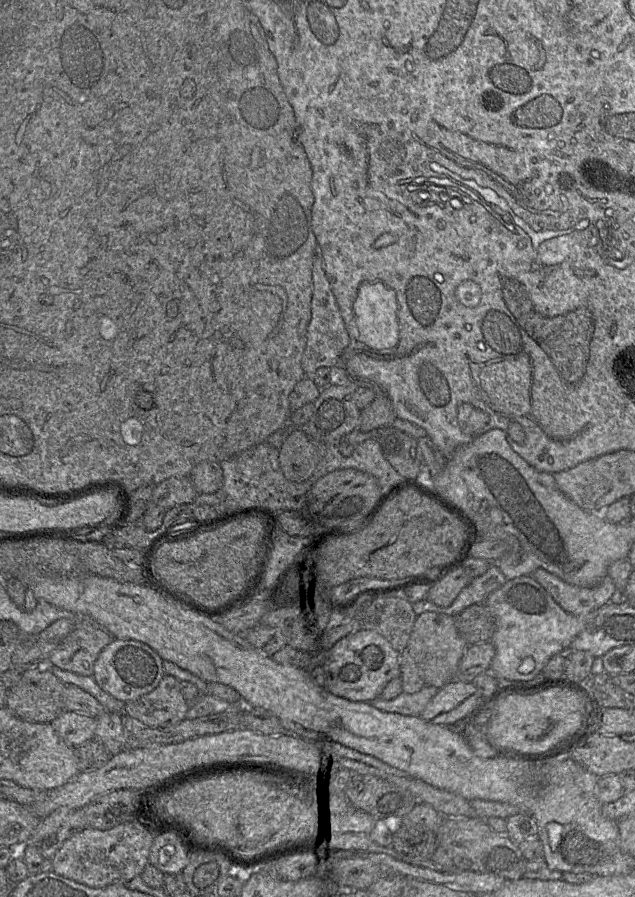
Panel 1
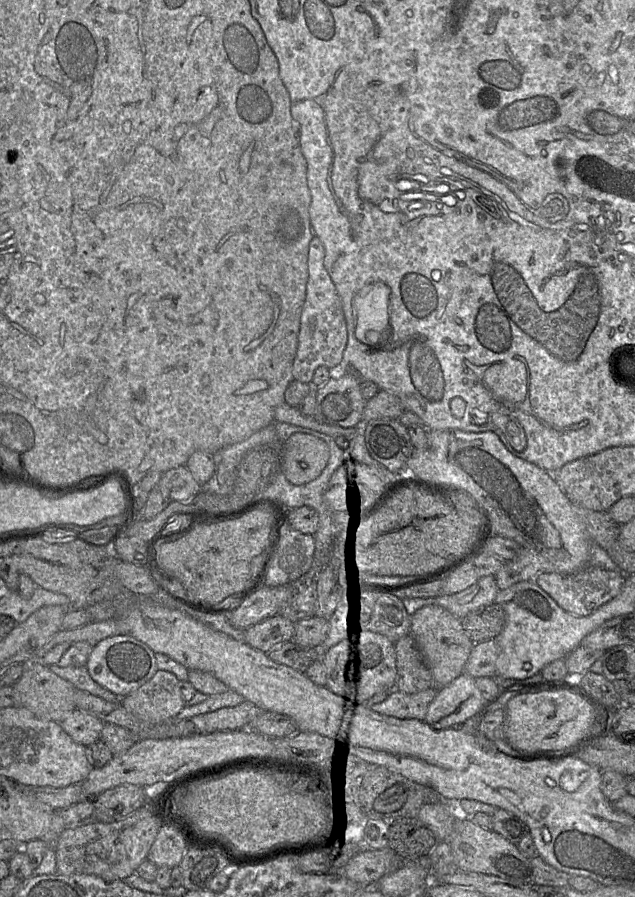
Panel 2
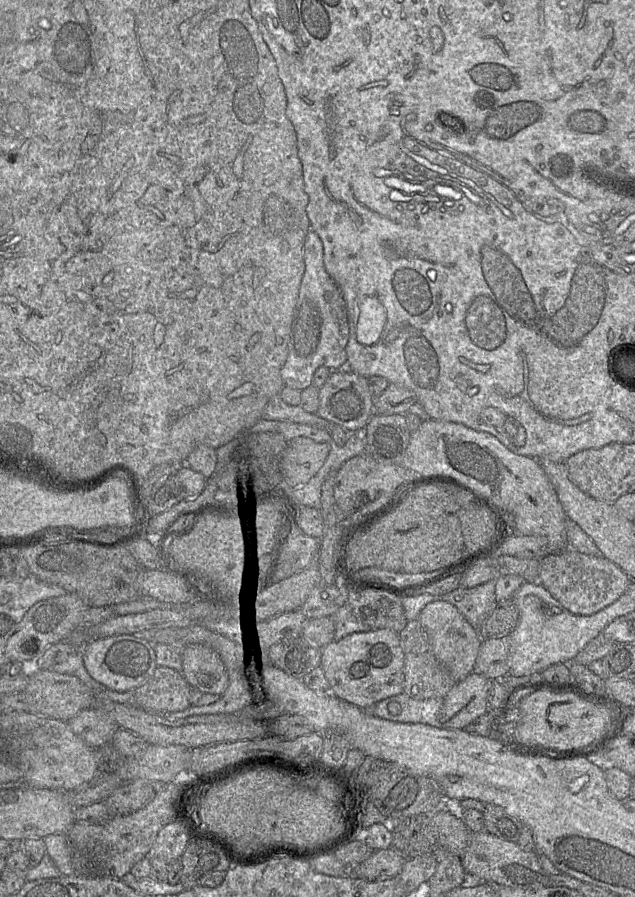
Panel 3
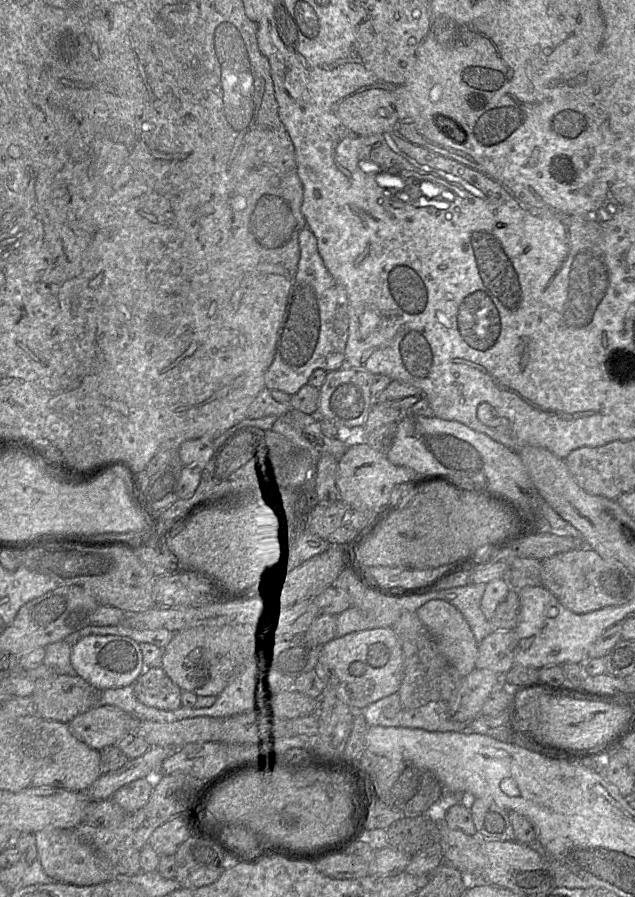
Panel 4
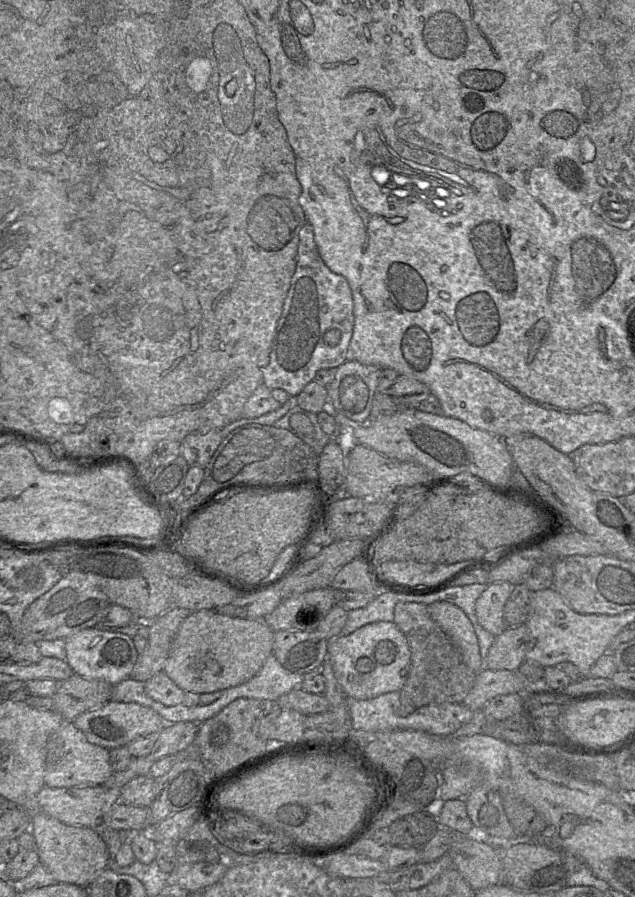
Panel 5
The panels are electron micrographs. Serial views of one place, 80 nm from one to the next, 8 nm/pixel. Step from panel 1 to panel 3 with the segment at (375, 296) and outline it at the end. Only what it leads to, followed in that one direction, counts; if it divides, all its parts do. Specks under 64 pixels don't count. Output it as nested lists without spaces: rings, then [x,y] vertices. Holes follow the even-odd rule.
[[[367,296],[360,301],[358,310],[357,341],[363,345],[373,345],[380,339],[386,324],[385,307],[377,297]]]

